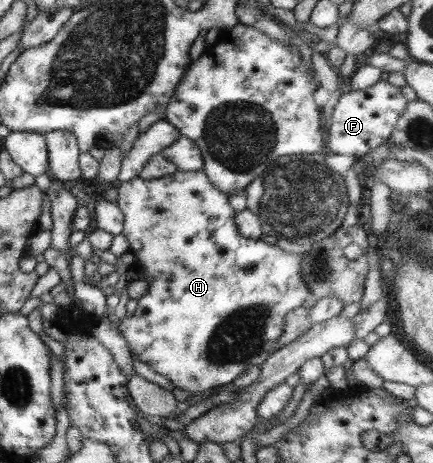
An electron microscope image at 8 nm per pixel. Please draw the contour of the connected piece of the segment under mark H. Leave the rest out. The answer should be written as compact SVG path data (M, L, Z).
M176 171L152 180L136 177L128 182L119 183L116 192L115 202L123 215L122 237L128 241L129 252L135 256L133 266L142 274L144 282L147 282L146 292L137 300L135 311L129 317L123 316L121 321L119 320L118 330L126 339L130 352L134 353L138 360L148 364L154 372L170 380L174 388L188 390L197 395L210 388L230 385L233 379L248 366L262 364L275 350L277 336L282 332L284 315L293 308L300 307L306 298L312 299L311 292L300 280L300 259L303 257L301 248L296 253L286 253L277 246L265 244L260 239L242 237L233 220L236 212L228 205L228 194L210 184L208 177L202 171Z

